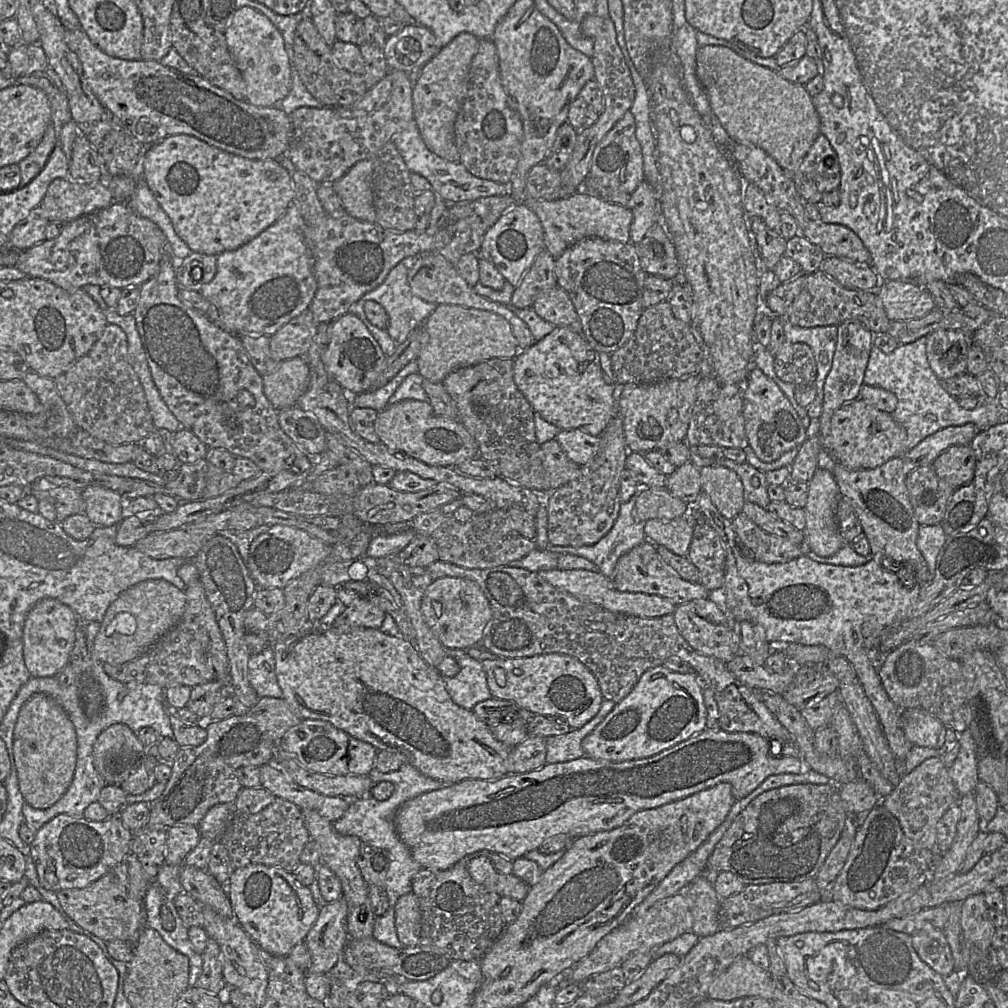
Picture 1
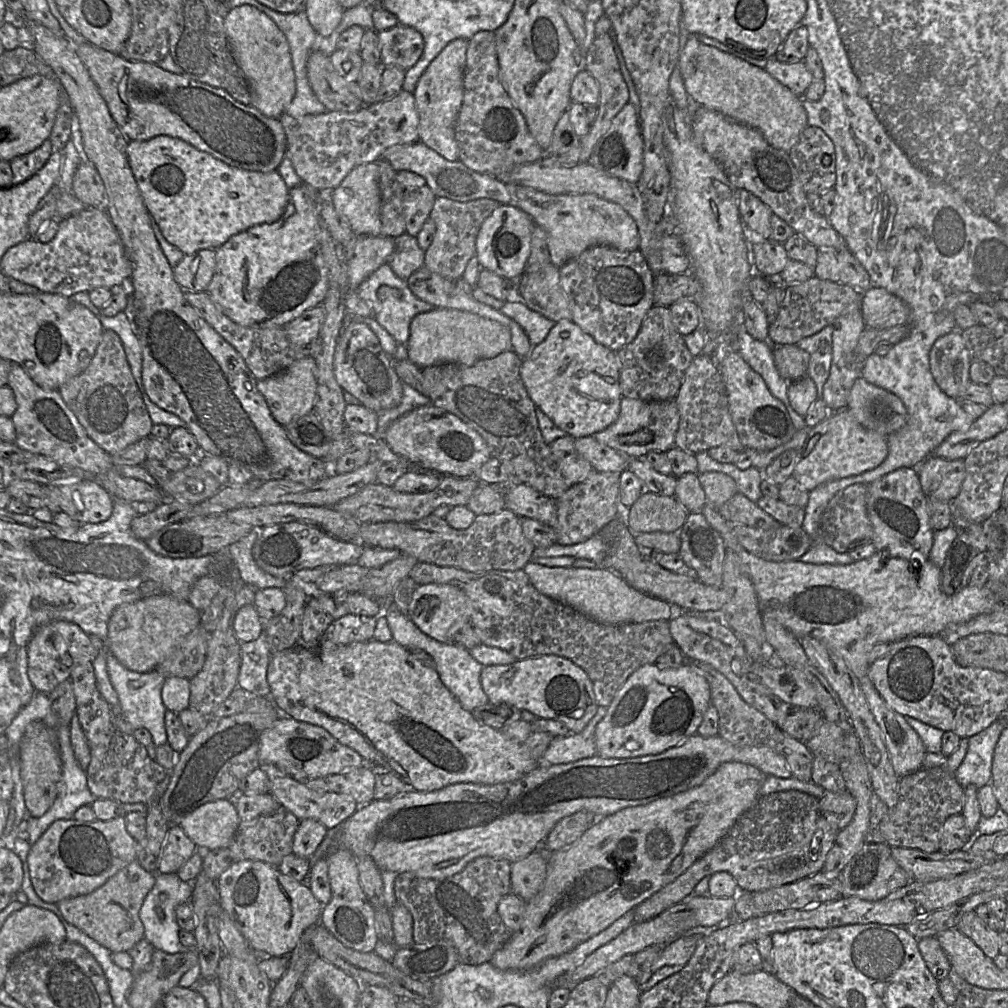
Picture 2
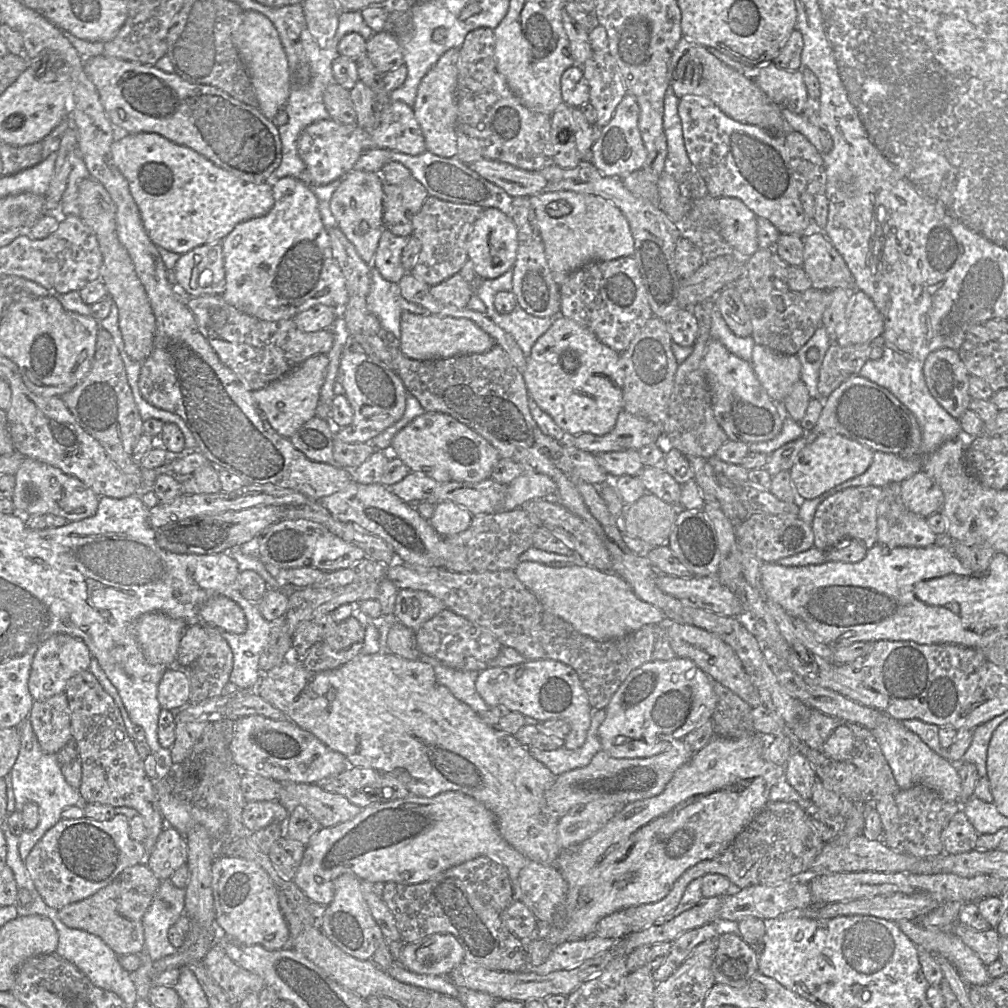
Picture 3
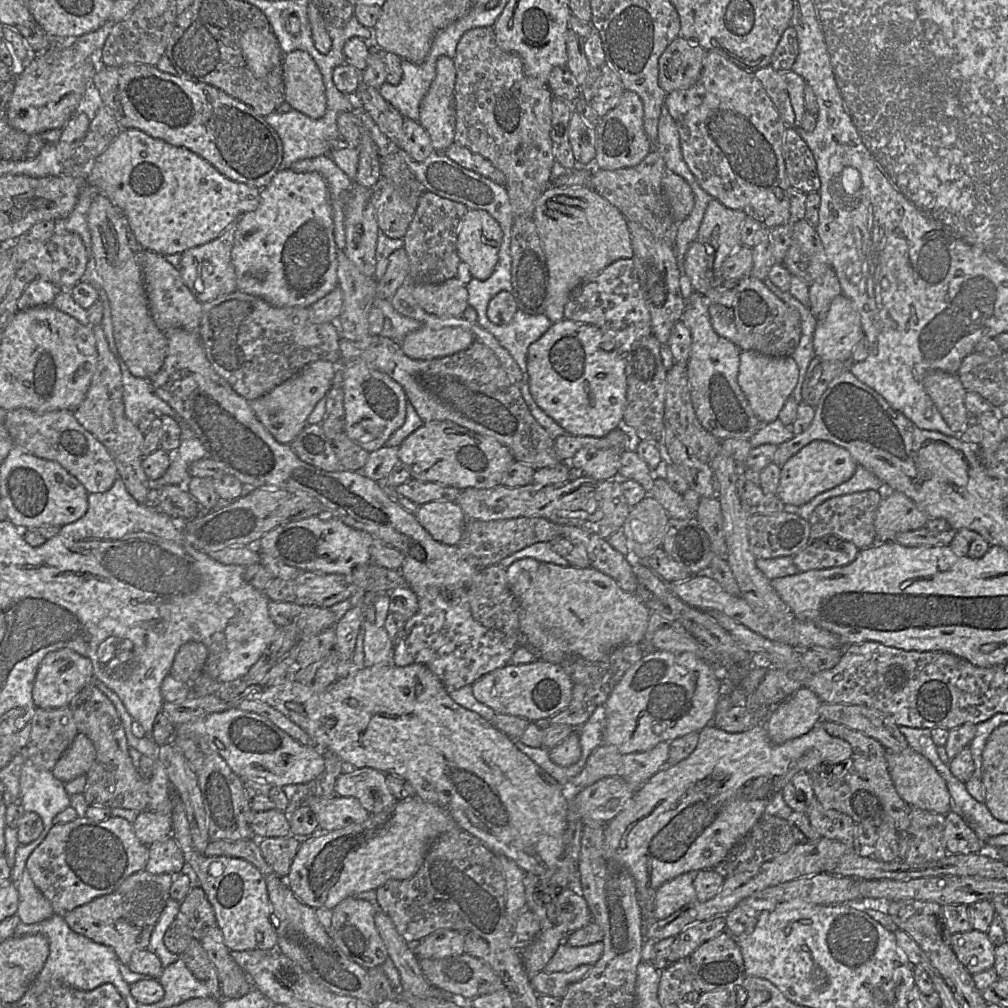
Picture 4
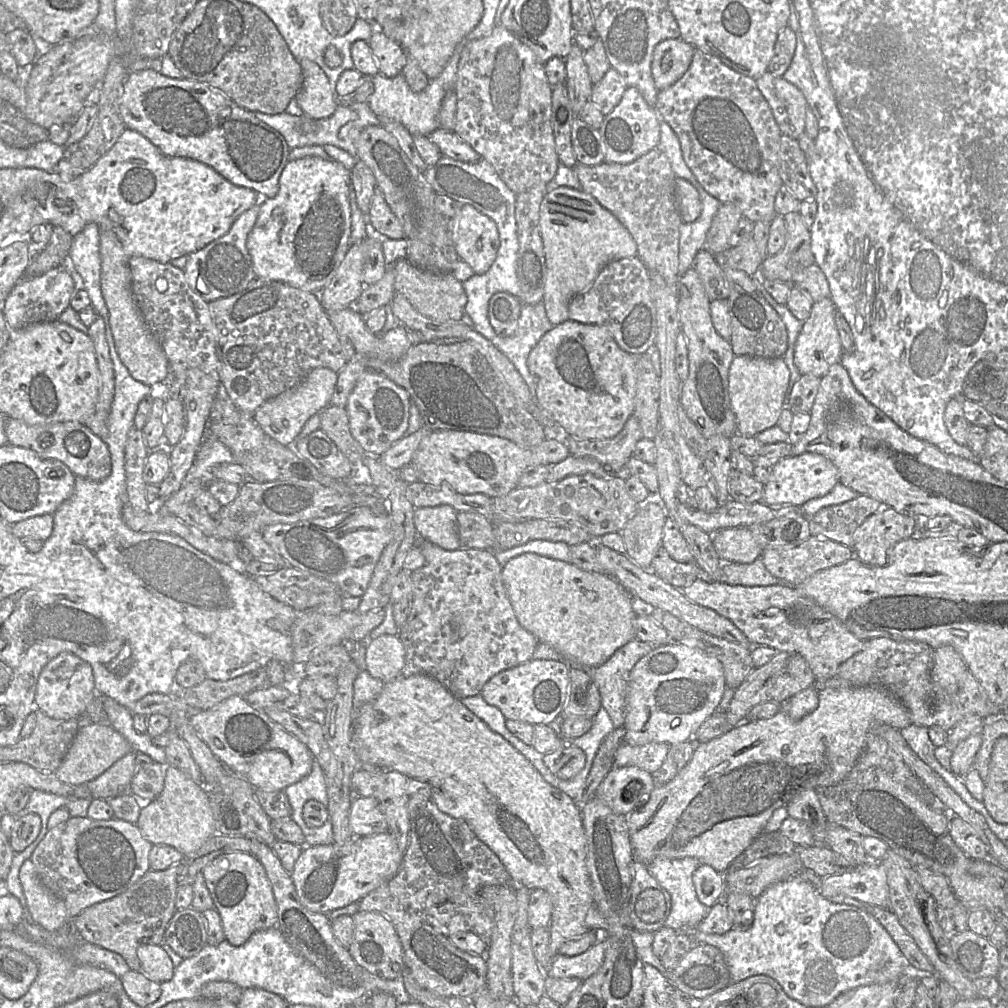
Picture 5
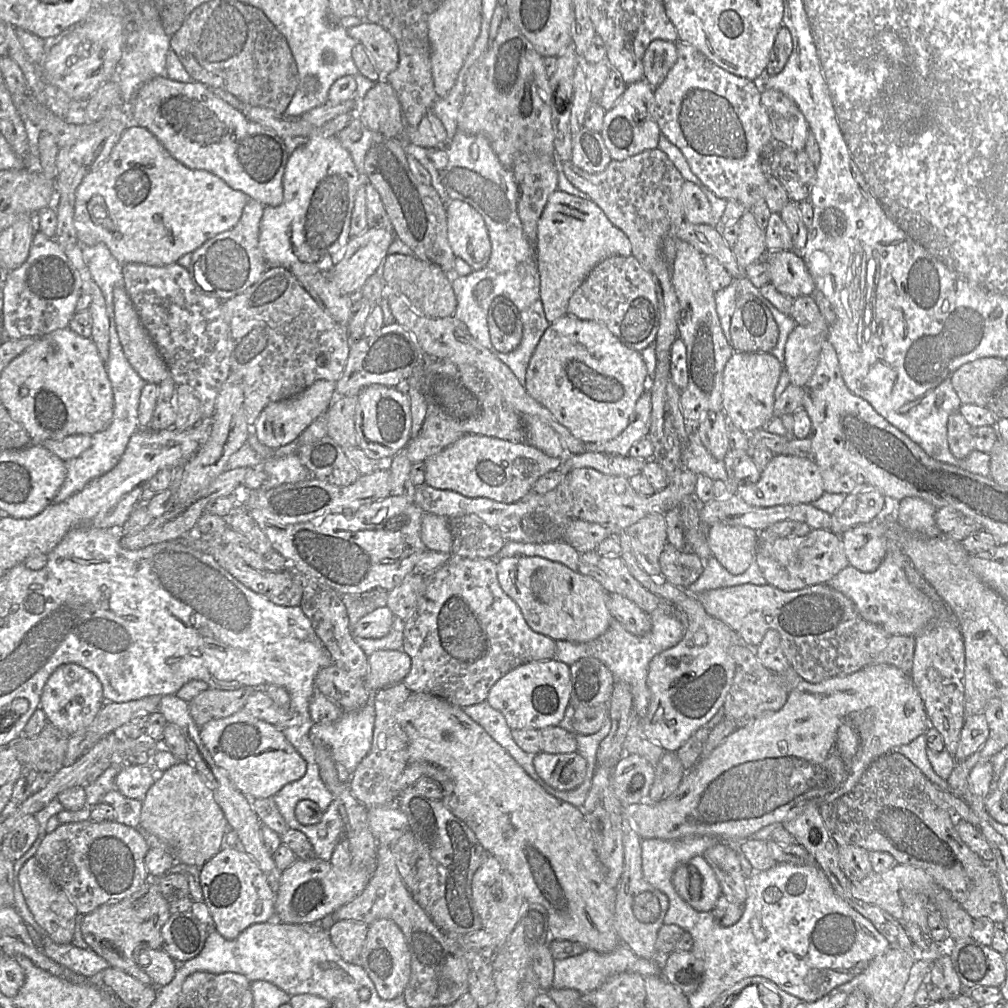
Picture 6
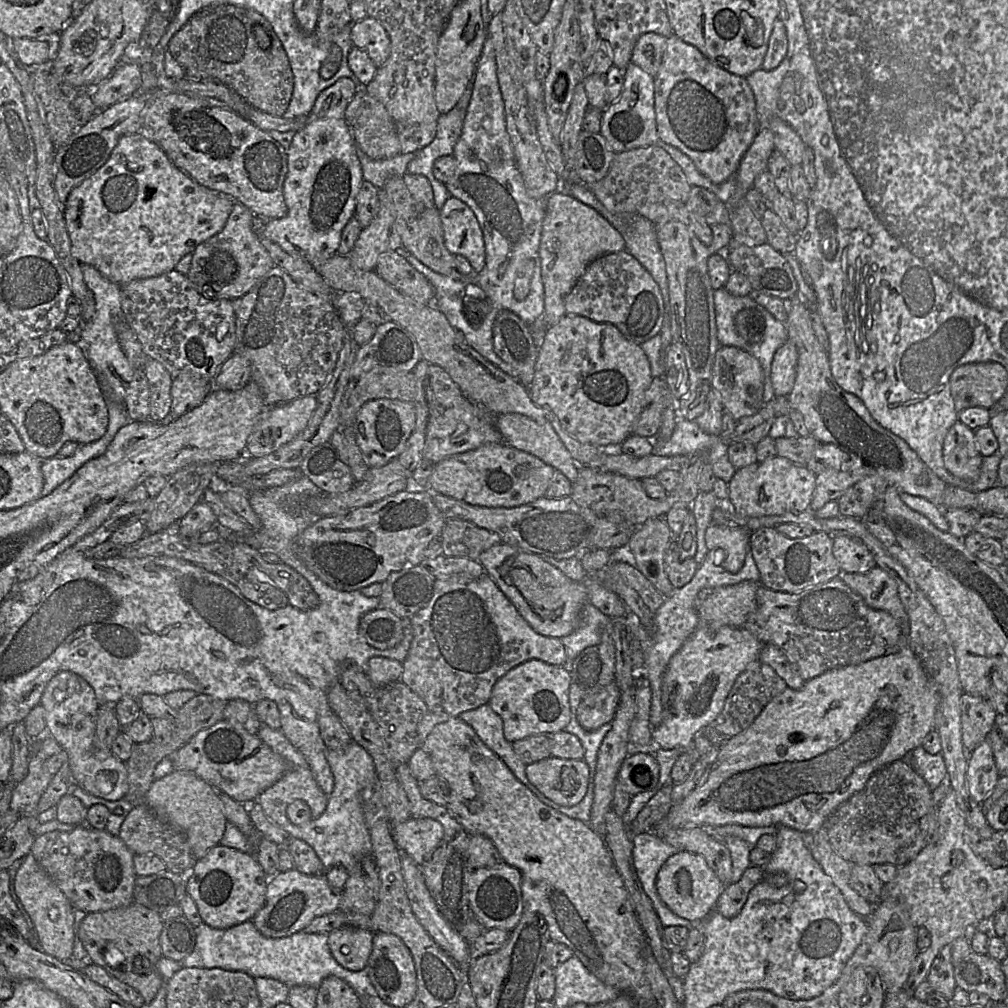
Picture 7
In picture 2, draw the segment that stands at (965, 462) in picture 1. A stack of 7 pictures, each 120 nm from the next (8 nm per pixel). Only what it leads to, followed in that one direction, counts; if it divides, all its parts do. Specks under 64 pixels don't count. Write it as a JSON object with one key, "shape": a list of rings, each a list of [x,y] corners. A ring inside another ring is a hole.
{"shape":[[[929,456],[917,468],[921,488],[927,498],[952,502],[965,477],[964,459],[948,460]]]}

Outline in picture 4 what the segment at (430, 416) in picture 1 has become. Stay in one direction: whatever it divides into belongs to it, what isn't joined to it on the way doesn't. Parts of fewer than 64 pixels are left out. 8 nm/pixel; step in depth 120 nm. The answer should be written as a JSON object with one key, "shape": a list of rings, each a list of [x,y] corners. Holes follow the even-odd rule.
{"shape":[[[451,421],[424,422],[398,446],[399,460],[404,463],[412,478],[436,484],[464,488],[488,489],[502,485],[505,471],[515,461],[509,450],[495,438],[481,435]]]}

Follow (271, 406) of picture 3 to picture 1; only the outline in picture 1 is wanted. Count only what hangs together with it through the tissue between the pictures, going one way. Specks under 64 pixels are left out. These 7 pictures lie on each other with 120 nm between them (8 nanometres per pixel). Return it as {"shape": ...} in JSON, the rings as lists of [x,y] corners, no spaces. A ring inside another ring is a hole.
{"shape":[[[295,357],[282,361],[274,371],[262,377],[263,392],[279,411],[297,406],[298,399],[309,387],[310,368],[306,357]]]}

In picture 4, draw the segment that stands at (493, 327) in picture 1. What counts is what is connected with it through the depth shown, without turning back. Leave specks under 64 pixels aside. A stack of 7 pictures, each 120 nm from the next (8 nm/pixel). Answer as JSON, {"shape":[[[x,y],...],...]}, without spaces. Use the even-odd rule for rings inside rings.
{"shape":[[[423,325],[404,337],[401,348],[412,359],[429,360],[465,350],[473,341],[472,333],[460,327],[433,329]]]}

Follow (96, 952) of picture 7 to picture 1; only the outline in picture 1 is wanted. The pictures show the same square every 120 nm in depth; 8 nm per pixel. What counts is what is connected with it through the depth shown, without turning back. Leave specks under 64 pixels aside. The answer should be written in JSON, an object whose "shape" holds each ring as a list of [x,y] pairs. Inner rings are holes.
{"shape":[[[129,853],[118,865],[103,877],[82,889],[64,889],[57,893],[64,911],[81,928],[94,934],[104,942],[122,940],[137,941],[144,926],[144,897],[151,880],[146,876],[140,861]]]}

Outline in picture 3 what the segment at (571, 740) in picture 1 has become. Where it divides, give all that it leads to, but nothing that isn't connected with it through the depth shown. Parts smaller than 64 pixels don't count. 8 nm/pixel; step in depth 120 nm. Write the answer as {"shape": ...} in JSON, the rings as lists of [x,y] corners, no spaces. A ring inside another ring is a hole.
{"shape":[[[605,709],[593,711],[585,742],[578,749],[568,750],[562,746],[555,750],[543,751],[528,747],[529,753],[545,765],[555,776],[576,768],[584,767],[588,765],[593,756],[602,749],[598,737],[598,728],[605,716]]]}

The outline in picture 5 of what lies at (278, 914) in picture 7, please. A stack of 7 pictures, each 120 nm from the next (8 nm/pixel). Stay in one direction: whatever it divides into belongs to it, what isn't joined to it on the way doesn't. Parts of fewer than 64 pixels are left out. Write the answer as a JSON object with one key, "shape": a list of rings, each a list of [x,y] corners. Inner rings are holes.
{"shape":[[[389,833],[353,836],[339,845],[304,846],[291,873],[298,899],[308,910],[328,914],[333,910],[359,902],[369,892],[389,882],[399,870],[404,853]]]}

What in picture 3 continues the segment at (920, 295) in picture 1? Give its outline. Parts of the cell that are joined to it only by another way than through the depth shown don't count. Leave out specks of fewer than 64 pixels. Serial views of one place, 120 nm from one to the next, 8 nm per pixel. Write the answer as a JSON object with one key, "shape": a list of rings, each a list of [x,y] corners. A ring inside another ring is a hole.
{"shape":[[[854,289],[846,308],[846,320],[837,327],[837,338],[833,343],[841,346],[870,343],[882,335],[883,331],[884,318],[873,300],[863,291]]]}

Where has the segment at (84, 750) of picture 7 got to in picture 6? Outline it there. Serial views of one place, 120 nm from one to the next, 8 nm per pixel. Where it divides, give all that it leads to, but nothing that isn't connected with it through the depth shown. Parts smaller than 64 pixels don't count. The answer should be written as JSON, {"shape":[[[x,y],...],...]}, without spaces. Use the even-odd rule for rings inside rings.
{"shape":[[[74,663],[59,666],[48,678],[41,693],[39,708],[46,715],[47,722],[69,736],[84,731],[94,720],[104,704],[103,689],[97,676],[88,669]],[[125,763],[115,780],[116,790],[129,799],[142,801],[158,774],[151,763],[144,765]]]}

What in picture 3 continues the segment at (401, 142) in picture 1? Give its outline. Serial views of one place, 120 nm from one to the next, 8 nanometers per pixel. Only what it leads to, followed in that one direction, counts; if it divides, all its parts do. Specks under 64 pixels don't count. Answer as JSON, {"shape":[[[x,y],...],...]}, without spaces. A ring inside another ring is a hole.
{"shape":[[[371,149],[364,151],[354,165],[354,170],[380,173],[382,167],[391,161],[400,162],[407,167],[411,176],[418,180],[429,195],[444,201],[459,204],[472,204],[482,208],[497,208],[512,218],[512,200],[510,196],[497,186],[471,169],[457,156],[446,158],[438,156],[429,150],[420,155],[412,156],[391,149]]]}

